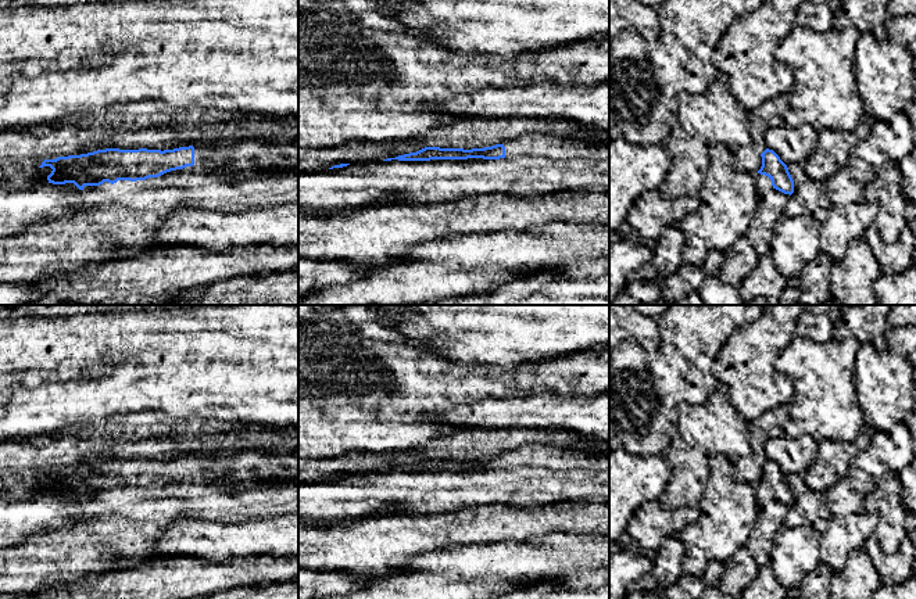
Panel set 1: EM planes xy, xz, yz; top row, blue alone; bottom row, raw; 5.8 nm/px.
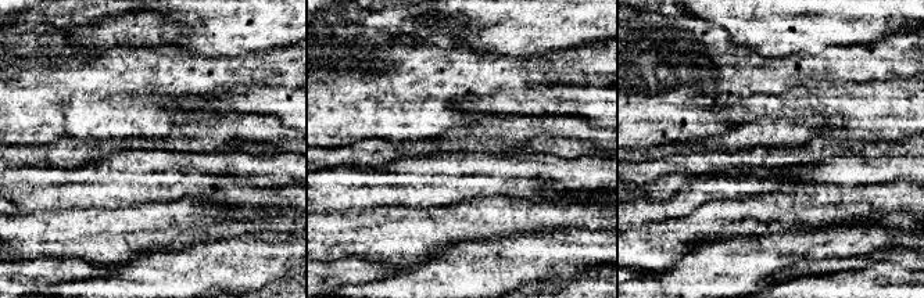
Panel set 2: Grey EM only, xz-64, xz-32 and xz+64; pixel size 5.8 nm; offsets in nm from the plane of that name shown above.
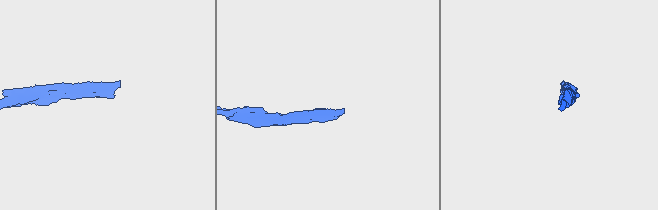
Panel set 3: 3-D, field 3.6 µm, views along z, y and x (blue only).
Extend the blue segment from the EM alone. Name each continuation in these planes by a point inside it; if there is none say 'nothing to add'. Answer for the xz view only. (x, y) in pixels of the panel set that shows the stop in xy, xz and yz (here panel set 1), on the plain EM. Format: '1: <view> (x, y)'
1: xz (537, 455)

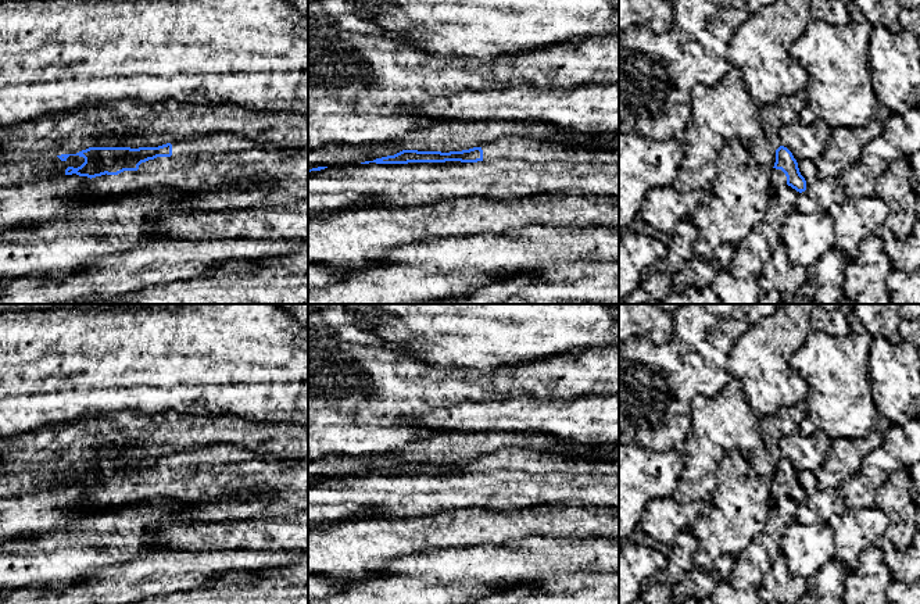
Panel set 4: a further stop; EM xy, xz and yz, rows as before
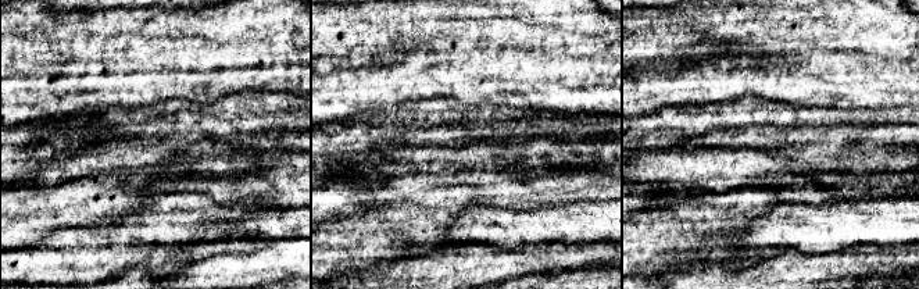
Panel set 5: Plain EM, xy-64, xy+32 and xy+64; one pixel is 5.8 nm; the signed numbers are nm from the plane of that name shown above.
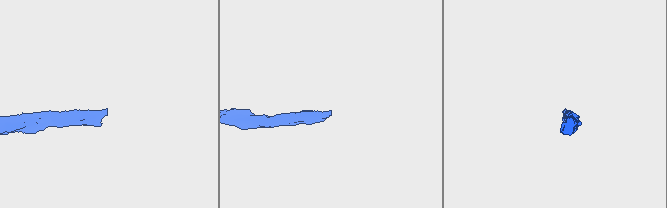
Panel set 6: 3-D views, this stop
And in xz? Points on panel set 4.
1: xz (515, 458)

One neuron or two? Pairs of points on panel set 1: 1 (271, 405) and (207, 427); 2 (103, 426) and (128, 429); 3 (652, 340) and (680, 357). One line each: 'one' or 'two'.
1: two
2: one
3: two

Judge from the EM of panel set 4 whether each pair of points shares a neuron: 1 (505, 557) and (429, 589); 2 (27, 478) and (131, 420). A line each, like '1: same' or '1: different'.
1: same
2: same

